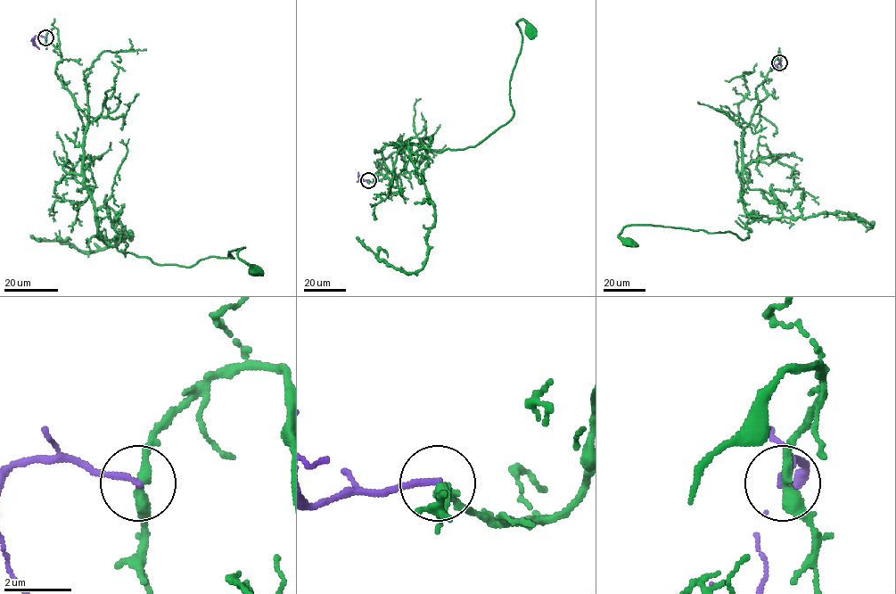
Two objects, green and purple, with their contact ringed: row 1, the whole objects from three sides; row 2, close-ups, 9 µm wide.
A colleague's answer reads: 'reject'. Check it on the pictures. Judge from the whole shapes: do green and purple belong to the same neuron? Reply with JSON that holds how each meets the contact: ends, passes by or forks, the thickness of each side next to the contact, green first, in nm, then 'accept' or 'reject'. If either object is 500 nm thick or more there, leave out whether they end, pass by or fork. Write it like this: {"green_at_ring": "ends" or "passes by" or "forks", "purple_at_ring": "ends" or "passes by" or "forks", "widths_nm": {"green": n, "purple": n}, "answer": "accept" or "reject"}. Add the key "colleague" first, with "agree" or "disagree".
{"colleague": "agree", "green_at_ring": "passes by", "purple_at_ring": "ends", "widths_nm": {"green": 320, "purple": 190}, "answer": "reject"}

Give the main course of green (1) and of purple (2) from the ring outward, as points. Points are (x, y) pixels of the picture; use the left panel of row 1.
1: (45, 37), (57, 29), (55, 72), (89, 122), (84, 186), (106, 241), (188, 268), (244, 248), (255, 269)
2: (45, 37), (35, 37), (39, 49)

